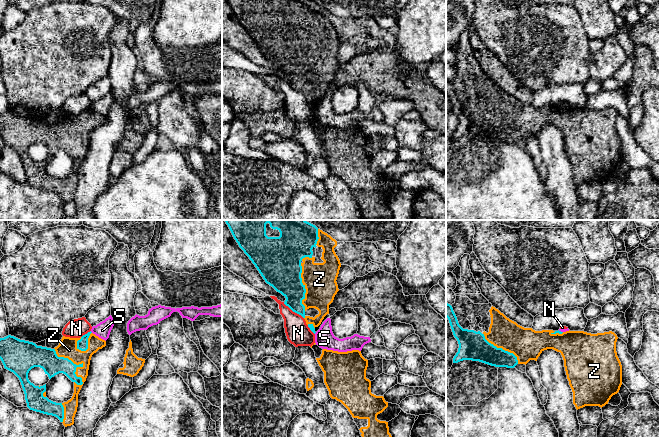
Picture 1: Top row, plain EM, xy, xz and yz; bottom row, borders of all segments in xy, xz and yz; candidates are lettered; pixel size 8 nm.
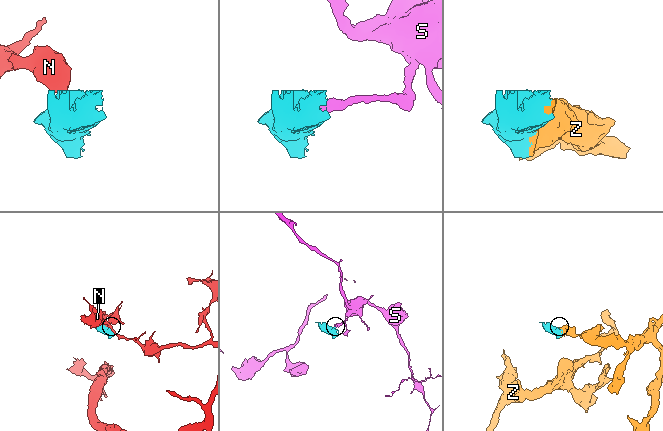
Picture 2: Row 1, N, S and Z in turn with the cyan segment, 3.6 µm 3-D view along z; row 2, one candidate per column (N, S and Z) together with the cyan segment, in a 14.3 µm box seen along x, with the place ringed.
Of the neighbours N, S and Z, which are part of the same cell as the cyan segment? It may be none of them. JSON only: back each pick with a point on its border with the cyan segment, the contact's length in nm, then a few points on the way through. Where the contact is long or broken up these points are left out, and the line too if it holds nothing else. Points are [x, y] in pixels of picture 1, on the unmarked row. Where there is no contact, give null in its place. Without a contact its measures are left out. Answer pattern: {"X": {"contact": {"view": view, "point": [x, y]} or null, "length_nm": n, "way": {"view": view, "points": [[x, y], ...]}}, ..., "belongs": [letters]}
{"Z": {"contact": {"view": "xy", "point": [73, 139]}, "length_nm": 380}, "belongs": ["Z"]}

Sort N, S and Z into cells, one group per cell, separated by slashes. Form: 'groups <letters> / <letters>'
groups N / S / Z

